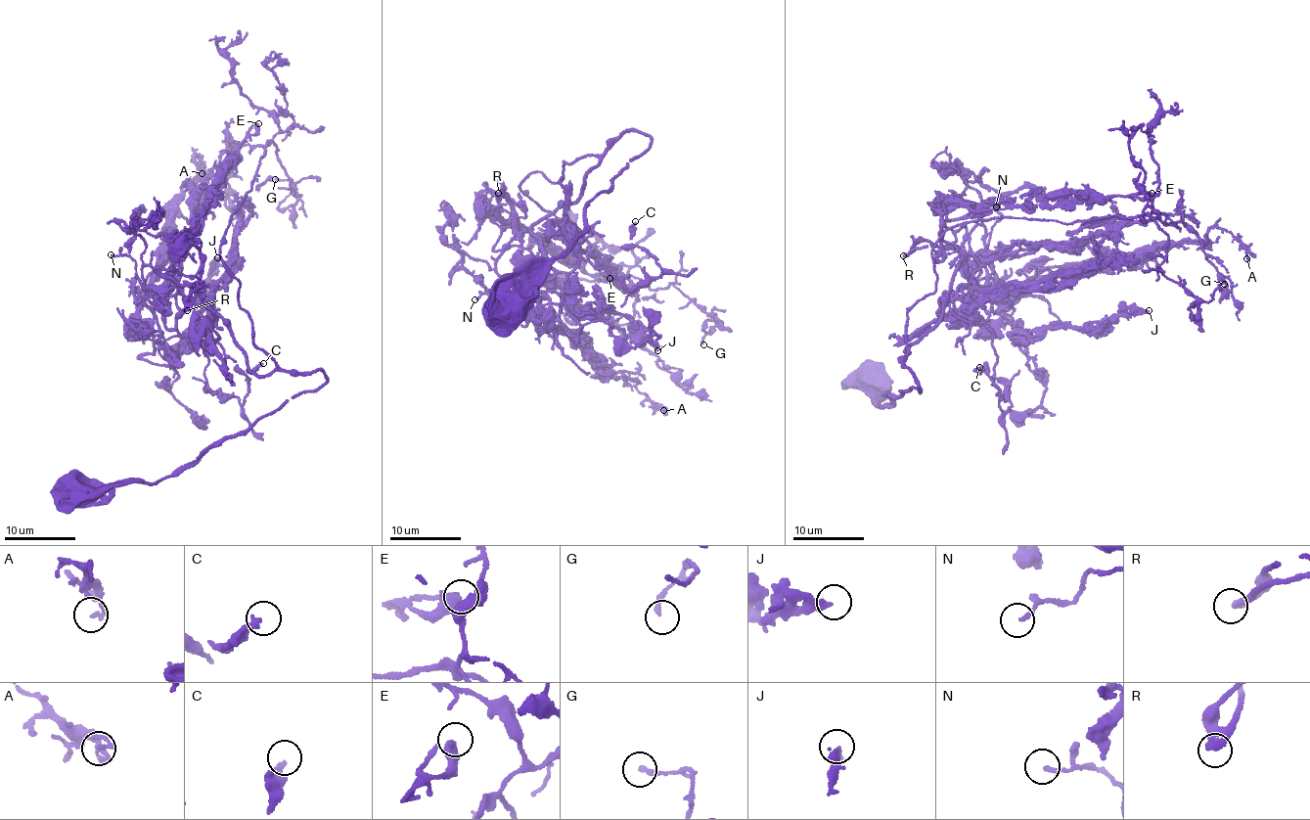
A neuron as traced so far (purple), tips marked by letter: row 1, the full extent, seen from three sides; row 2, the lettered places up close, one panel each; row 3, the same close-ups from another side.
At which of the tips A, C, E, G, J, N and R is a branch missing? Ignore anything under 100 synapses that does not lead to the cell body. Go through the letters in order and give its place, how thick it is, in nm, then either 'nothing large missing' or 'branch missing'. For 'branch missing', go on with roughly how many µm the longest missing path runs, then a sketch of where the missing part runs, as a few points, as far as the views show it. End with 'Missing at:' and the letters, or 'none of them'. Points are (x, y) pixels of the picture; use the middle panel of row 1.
A: (663, 410) | 180 nm | nothing large missing
C: (635, 221) | 200 nm | nothing large missing
E: (609, 278) | 320 nm | nothing large missing
G: (703, 344) | 200 nm | nothing large missing
J: (657, 350) | 280 nm | nothing large missing
N: (474, 299) | 170 nm | nothing large missing
R: (498, 193) | 300 nm | nothing large missing
Missing at: none of them

